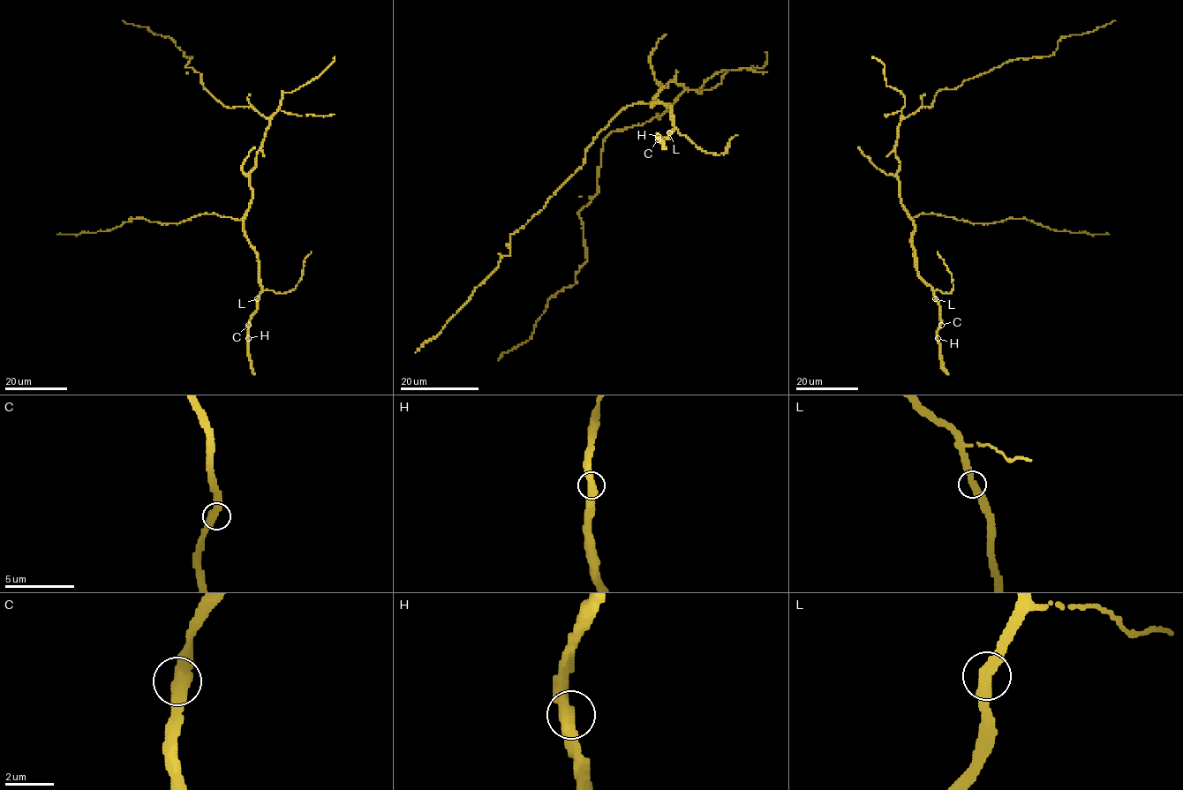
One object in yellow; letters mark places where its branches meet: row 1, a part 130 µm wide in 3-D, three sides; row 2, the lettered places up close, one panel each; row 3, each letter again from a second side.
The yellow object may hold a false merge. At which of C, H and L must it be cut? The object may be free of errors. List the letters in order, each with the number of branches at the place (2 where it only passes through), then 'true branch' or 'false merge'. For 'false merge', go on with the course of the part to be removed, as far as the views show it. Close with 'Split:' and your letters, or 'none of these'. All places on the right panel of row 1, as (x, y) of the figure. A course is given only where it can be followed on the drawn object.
C: 2 | true branch
H: 2 | true branch
L: 2 | true branch
Split: none of these

